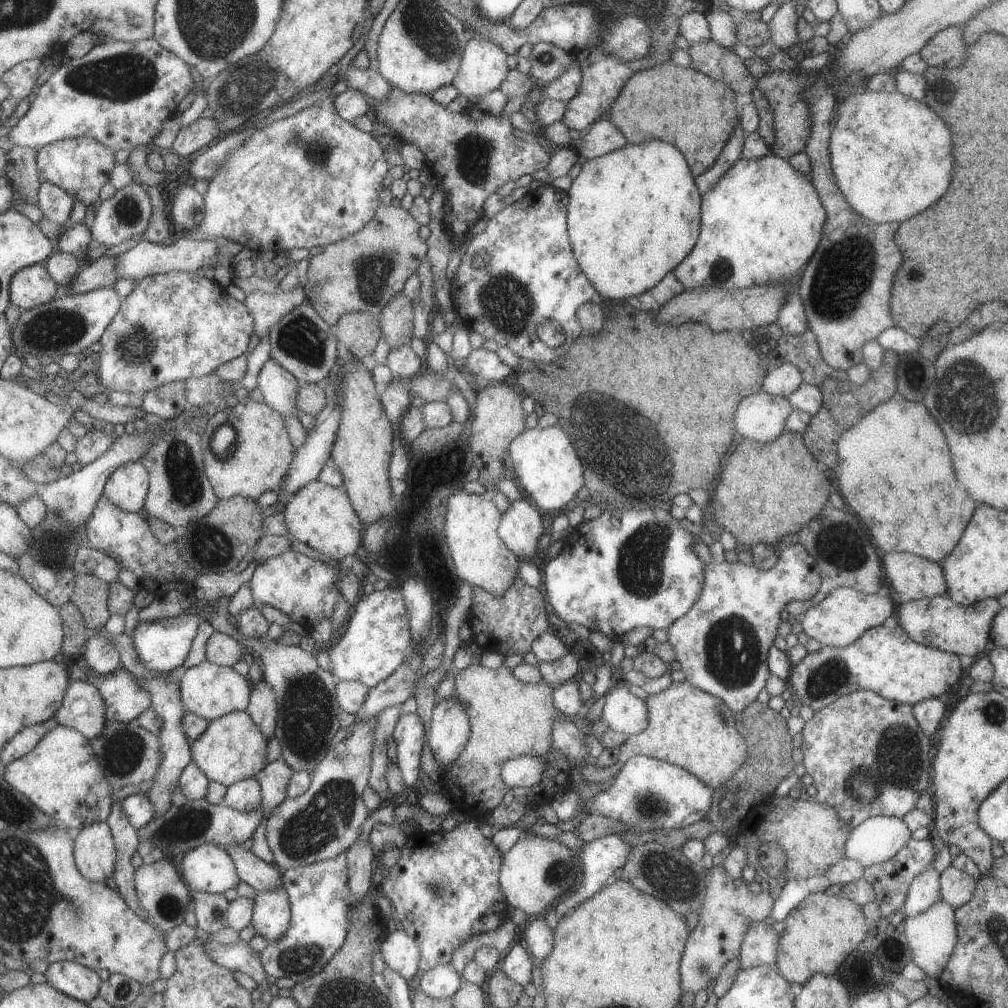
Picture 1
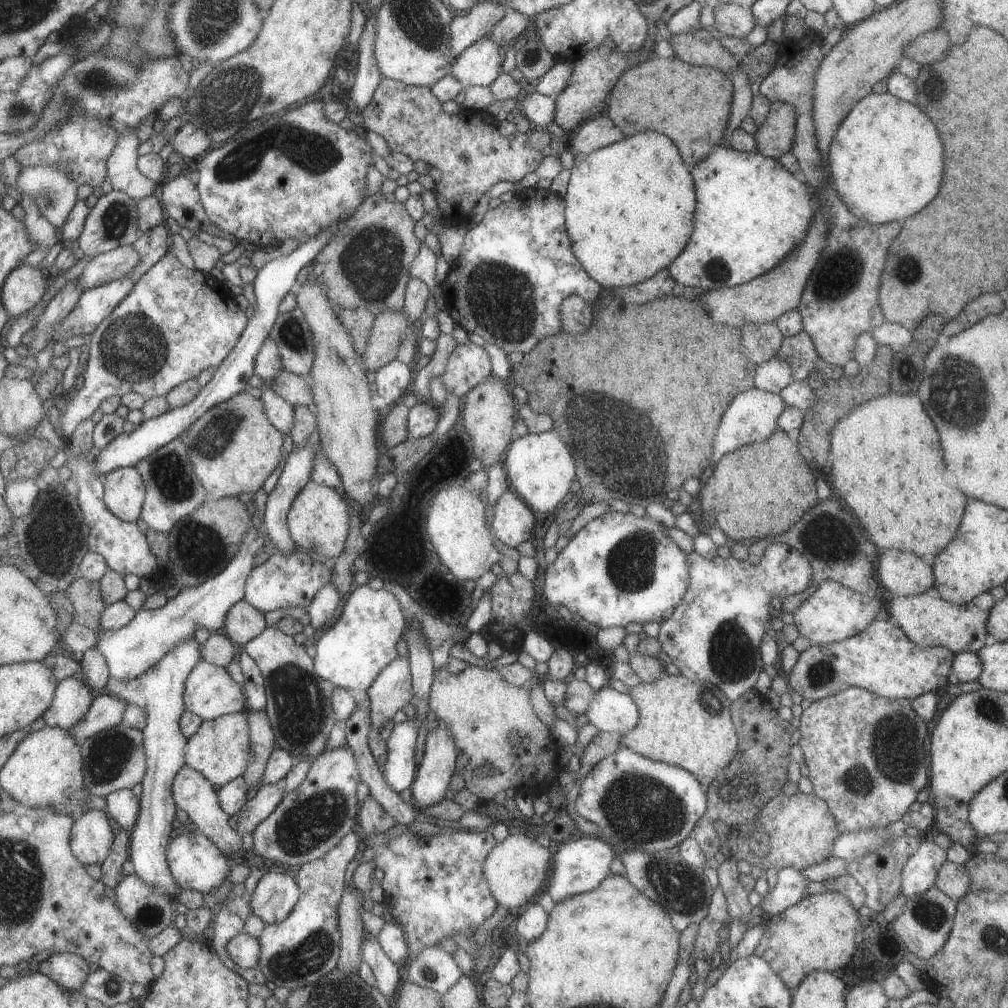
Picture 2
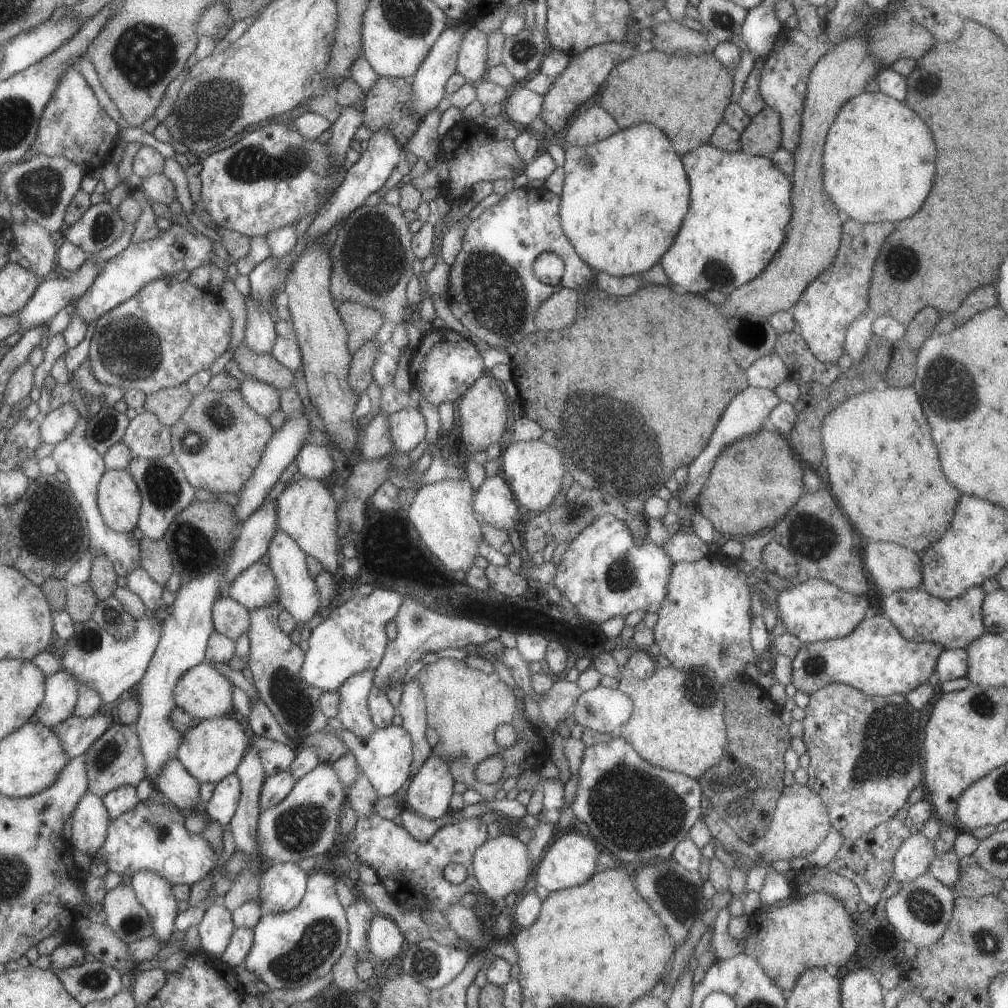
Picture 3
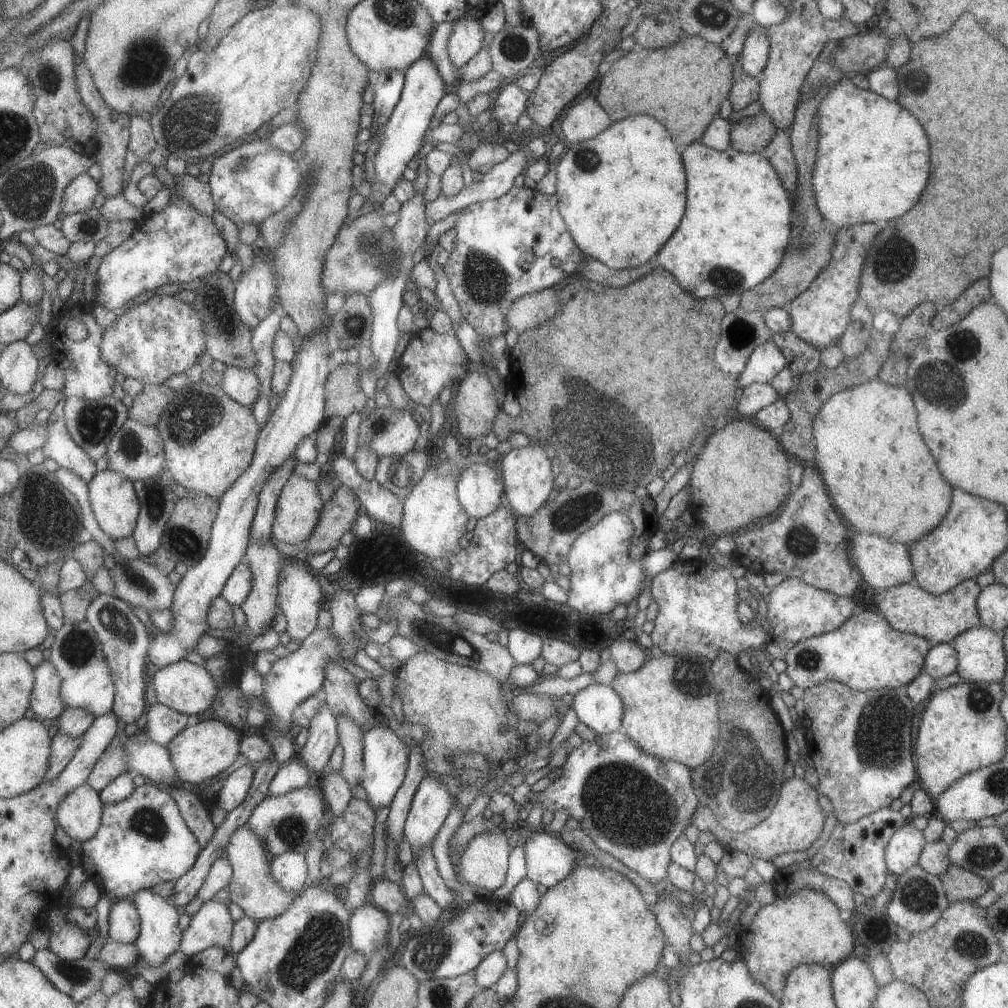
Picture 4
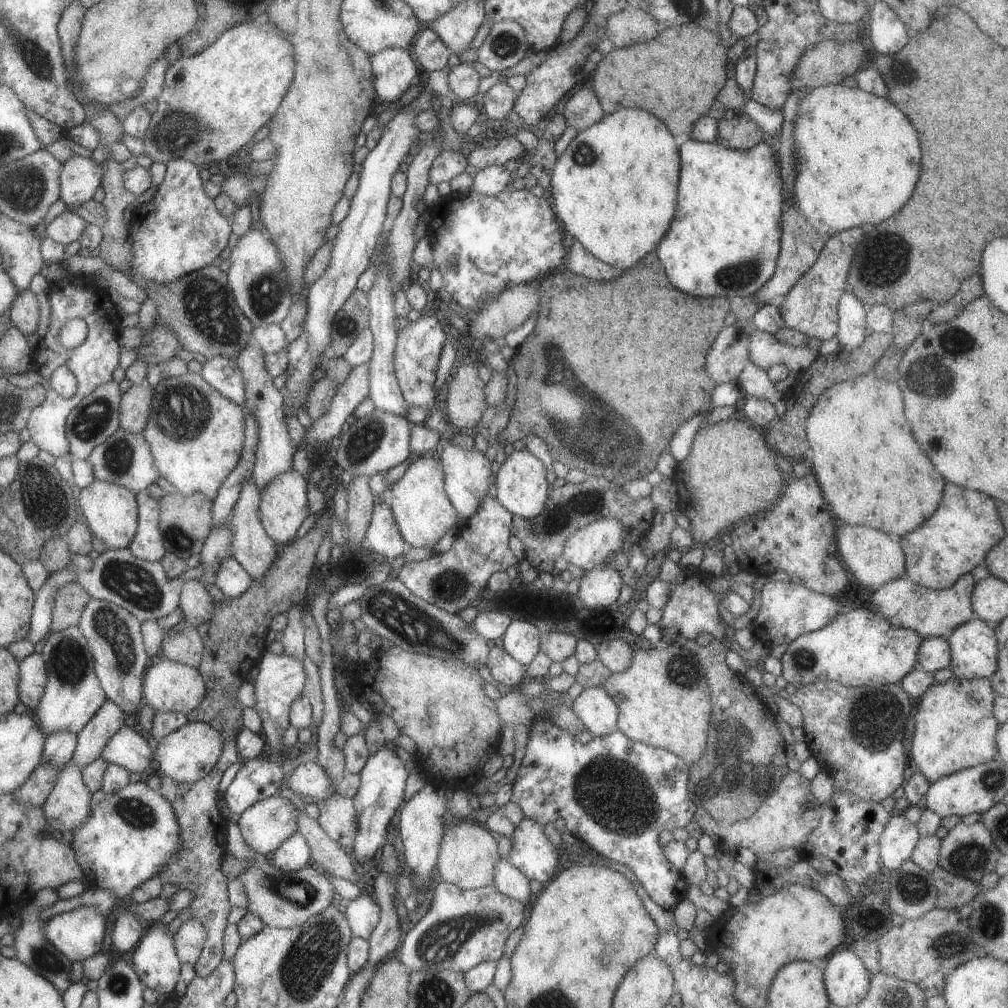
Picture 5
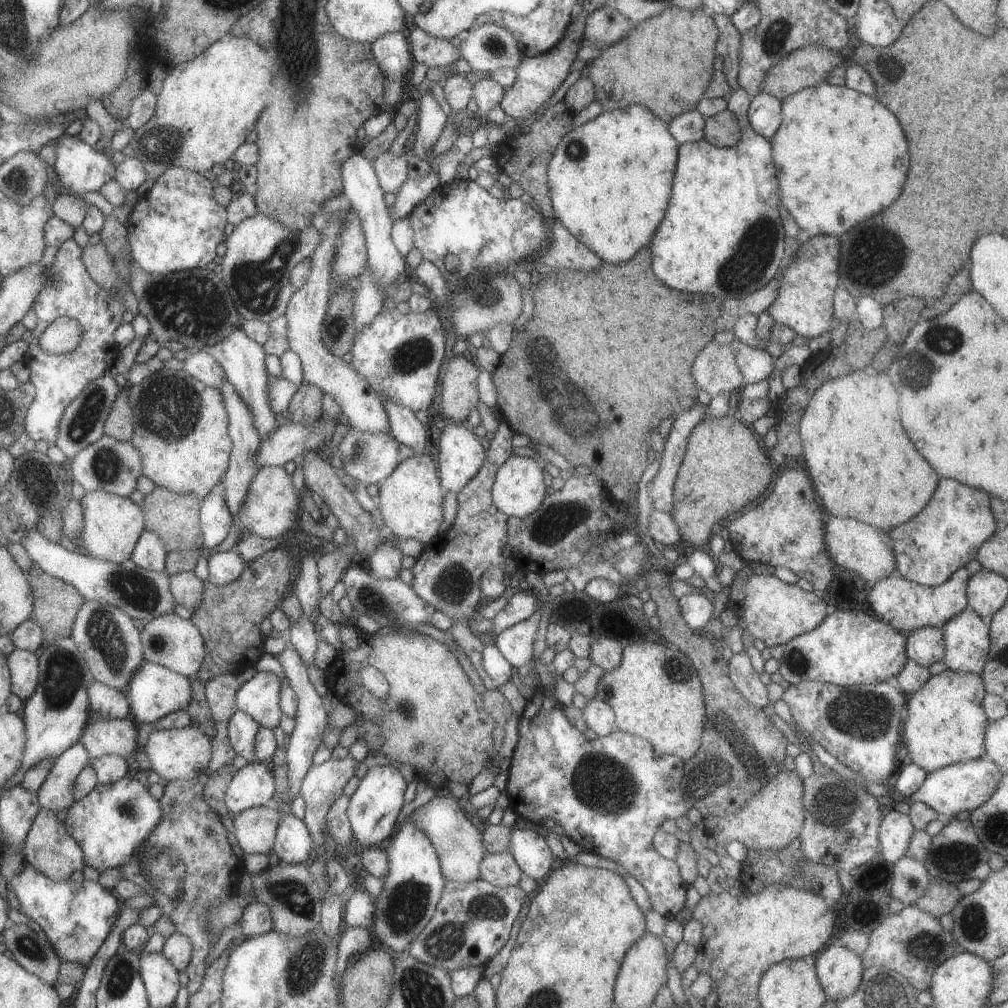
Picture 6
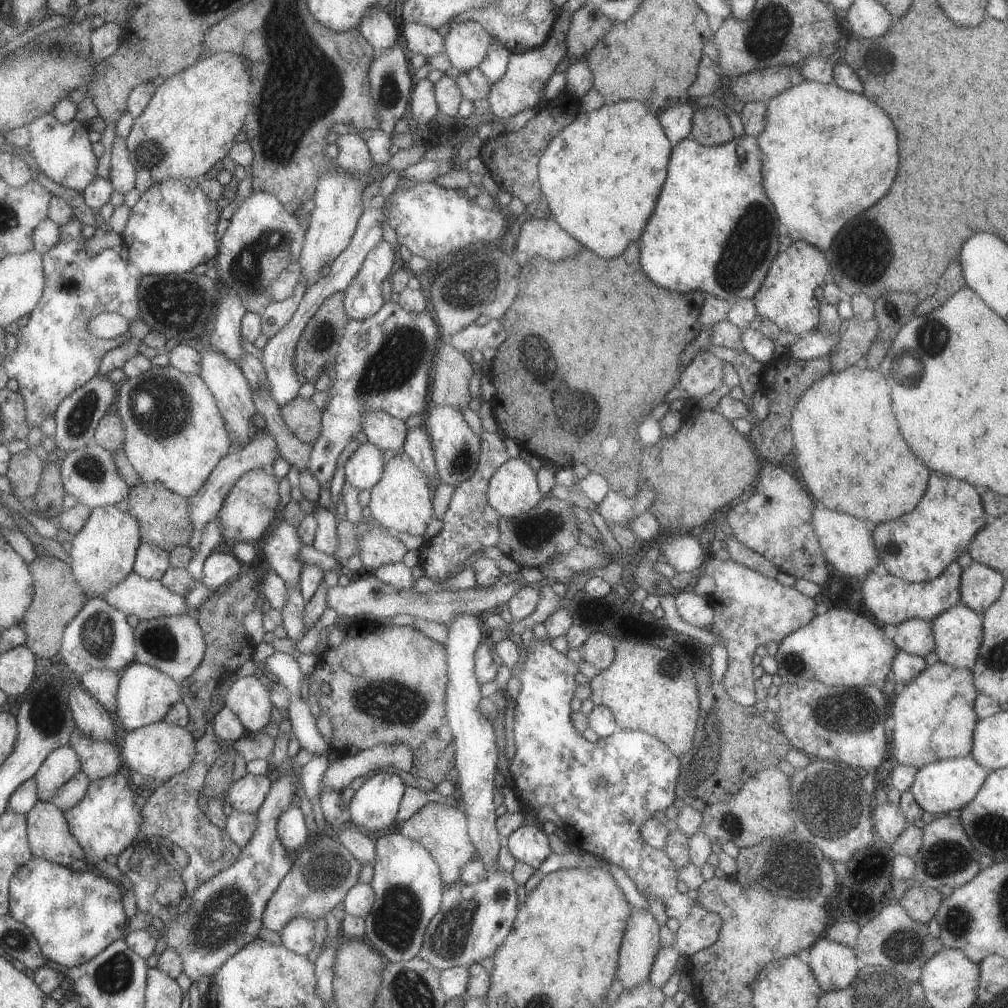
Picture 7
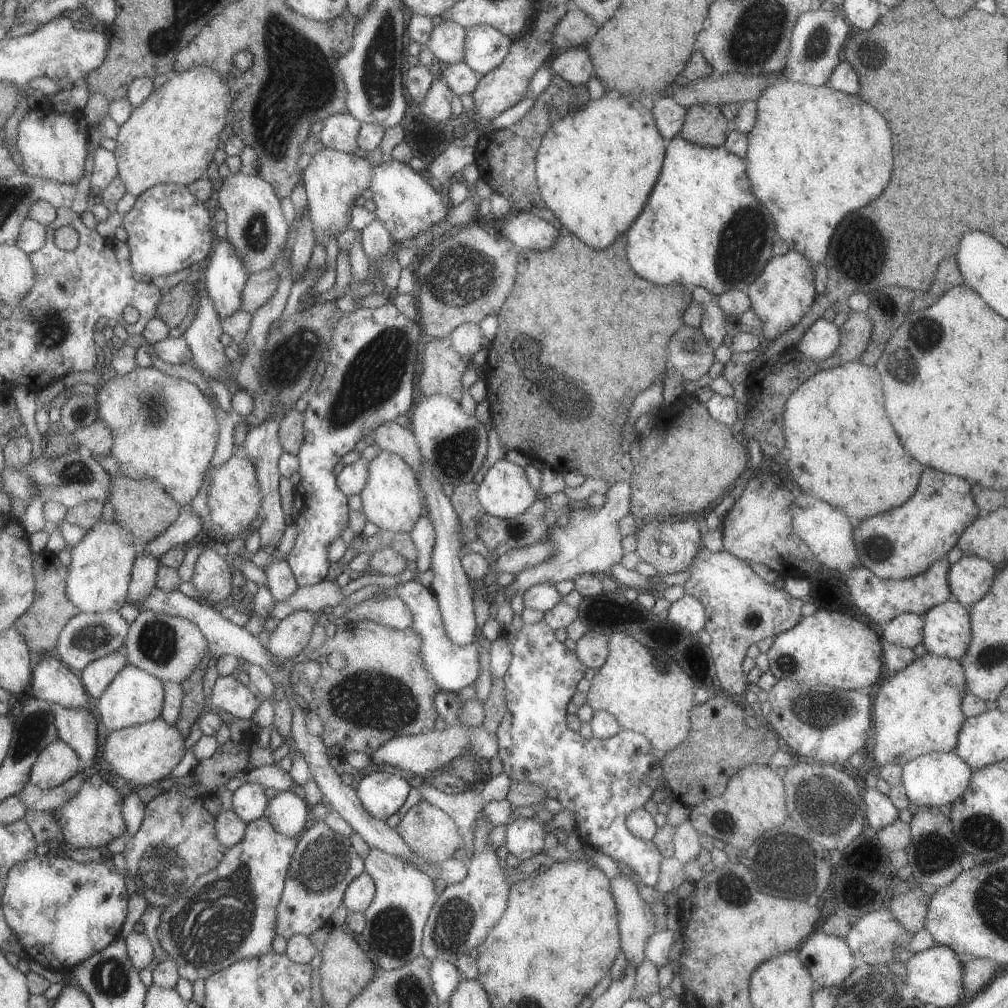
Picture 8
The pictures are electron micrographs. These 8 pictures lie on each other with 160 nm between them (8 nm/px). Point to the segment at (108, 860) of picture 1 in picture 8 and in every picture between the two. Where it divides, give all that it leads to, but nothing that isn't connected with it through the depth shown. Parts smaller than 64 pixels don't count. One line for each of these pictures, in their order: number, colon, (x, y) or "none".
2: (90, 839)
3: (89, 820)
4: (78, 813)
5: (67, 806)
6: (56, 792)
7: (60, 765)
8: (57, 762)

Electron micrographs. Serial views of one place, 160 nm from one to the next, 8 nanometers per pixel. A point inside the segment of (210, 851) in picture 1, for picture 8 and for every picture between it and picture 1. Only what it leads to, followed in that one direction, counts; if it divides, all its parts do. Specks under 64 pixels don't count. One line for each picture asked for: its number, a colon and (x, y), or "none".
2: (195, 863)
3: (152, 836)
4: (141, 841)
5: (129, 835)
6: (109, 823)
7: (105, 820)
8: (92, 818)

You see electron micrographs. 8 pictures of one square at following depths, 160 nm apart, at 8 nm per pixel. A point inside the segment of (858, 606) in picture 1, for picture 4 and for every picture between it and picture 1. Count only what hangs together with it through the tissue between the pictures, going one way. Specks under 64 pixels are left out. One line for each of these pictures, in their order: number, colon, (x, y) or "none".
2: (833, 612)
3: (815, 610)
4: (796, 611)

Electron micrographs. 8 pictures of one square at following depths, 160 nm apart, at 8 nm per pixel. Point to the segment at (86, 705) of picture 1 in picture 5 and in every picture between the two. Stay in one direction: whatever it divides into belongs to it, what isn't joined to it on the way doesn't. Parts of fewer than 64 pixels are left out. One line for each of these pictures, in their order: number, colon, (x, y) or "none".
2: (72, 698)
3: (60, 689)
4: (45, 701)
5: (32, 673)

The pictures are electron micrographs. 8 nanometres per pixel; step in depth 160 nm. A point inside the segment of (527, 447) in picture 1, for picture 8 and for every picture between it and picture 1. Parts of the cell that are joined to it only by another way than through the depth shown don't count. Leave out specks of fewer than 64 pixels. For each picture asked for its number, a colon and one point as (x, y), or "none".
2: (539, 469)
3: (533, 469)
4: (526, 475)
5: (519, 484)
6: (517, 490)
7: (512, 490)
8: (504, 491)

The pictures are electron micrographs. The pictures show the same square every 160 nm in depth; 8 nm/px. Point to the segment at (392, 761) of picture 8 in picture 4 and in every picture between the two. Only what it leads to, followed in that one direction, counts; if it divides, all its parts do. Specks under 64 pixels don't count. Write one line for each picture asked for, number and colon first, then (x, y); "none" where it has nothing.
4: (290, 775)
5: (306, 779)
6: (321, 785)
7: (397, 757)

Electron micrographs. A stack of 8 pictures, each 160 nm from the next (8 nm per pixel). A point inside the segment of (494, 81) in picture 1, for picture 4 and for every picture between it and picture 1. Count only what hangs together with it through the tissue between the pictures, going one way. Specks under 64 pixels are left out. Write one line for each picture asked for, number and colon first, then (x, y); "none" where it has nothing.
2: (479, 64)
3: (471, 64)
4: (466, 37)

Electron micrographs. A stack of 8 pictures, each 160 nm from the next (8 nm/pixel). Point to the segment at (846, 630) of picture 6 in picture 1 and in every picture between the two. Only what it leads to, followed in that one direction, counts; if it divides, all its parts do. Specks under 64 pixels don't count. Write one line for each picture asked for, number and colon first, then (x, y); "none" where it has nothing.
1: (884, 660)
2: (881, 659)
3: (873, 658)
4: (865, 653)
5: (859, 648)

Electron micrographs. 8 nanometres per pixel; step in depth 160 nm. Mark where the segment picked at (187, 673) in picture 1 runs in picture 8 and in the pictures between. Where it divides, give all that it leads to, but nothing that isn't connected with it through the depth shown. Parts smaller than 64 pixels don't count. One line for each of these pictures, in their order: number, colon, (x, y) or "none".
2: (209, 692)
3: (201, 691)
4: (188, 688)
5: (167, 685)
6: (153, 691)
7: (144, 694)
8: (134, 696)

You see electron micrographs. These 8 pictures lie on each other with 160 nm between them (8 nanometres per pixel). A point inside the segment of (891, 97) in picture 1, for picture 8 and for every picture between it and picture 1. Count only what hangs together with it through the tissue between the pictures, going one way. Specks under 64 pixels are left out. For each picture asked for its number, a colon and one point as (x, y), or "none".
2: (885, 161)
3: (878, 161)
4: (873, 157)
5: (857, 159)
6: (840, 156)
7: (828, 153)
8: (814, 154)

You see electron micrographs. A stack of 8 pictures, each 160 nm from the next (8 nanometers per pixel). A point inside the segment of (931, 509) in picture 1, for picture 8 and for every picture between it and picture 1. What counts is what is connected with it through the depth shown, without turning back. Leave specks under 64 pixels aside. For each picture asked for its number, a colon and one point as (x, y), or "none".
2: (902, 500)
3: (882, 465)
4: (878, 471)
5: (870, 472)
6: (862, 465)
7: (851, 458)
8: (842, 448)

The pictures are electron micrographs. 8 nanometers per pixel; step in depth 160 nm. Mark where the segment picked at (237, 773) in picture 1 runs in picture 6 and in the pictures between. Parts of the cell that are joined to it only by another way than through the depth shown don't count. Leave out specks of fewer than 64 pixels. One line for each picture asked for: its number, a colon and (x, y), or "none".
2: (219, 750)
3: (211, 750)
4: (198, 753)
5: (187, 754)
6: (184, 753)

